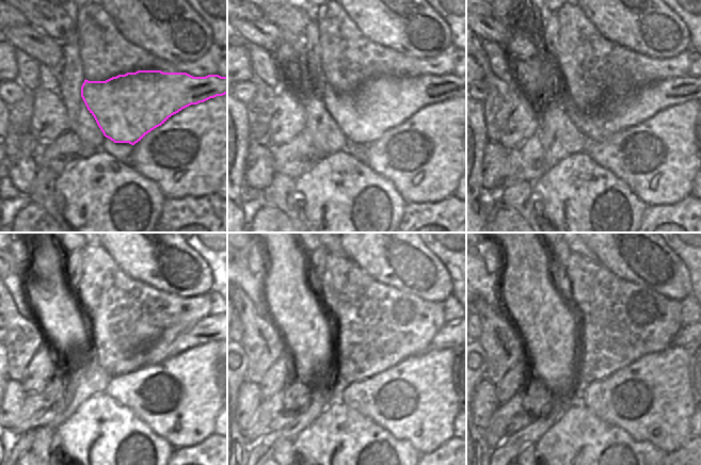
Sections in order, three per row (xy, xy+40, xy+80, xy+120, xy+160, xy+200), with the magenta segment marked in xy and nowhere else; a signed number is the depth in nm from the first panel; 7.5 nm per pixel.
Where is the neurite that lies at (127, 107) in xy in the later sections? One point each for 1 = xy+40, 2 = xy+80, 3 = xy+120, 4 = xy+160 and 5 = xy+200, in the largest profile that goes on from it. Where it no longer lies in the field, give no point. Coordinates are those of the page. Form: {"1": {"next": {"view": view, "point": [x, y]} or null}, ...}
{"1": {"next": {"view": "xy+40", "point": [378, 105]}}, "2": {"next": {"view": "xy+80", "point": [634, 109]}}, "3": {"next": {"view": "xy+120", "point": [205, 331]}}, "4": {"next": {"view": "xy+160", "point": [444, 338]}}, "5": {"next": {"view": "xy+200", "point": [683, 338]}}}

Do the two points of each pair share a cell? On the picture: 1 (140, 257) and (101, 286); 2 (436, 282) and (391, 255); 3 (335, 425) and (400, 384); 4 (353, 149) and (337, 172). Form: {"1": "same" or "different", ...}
{"1": "different", "2": "same", "3": "different", "4": "different"}

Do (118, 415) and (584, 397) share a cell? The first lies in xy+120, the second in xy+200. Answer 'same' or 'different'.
different

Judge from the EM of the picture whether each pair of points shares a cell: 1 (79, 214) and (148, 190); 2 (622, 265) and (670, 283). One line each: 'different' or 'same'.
1: same
2: same

